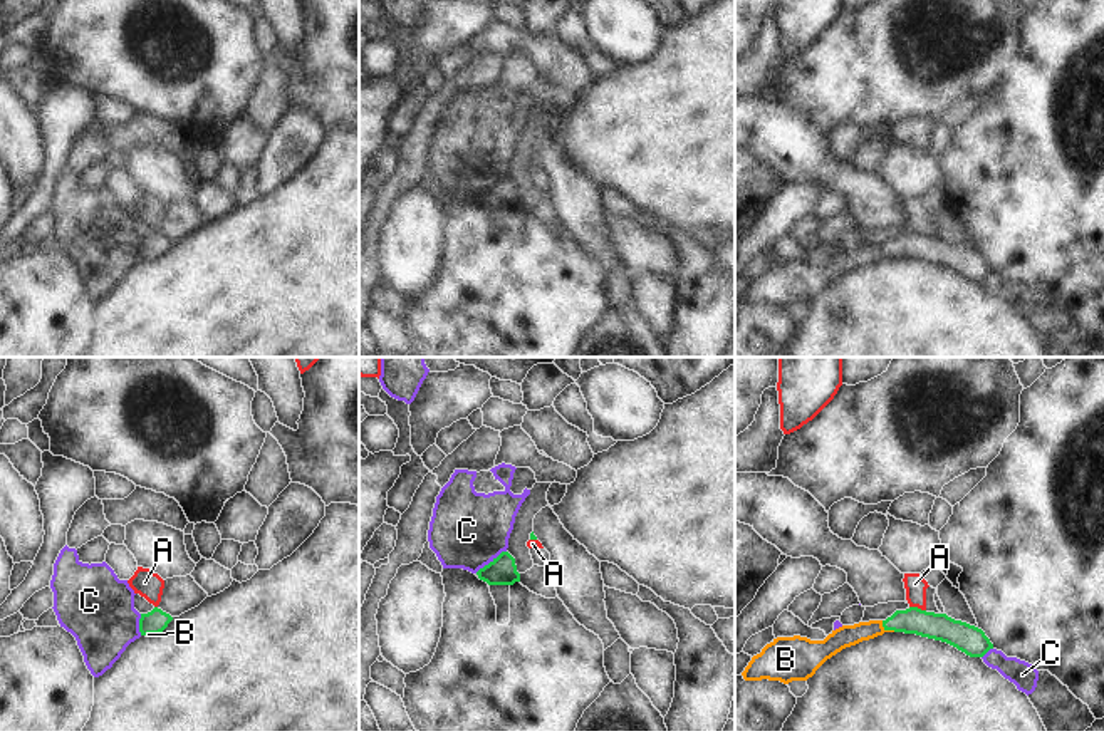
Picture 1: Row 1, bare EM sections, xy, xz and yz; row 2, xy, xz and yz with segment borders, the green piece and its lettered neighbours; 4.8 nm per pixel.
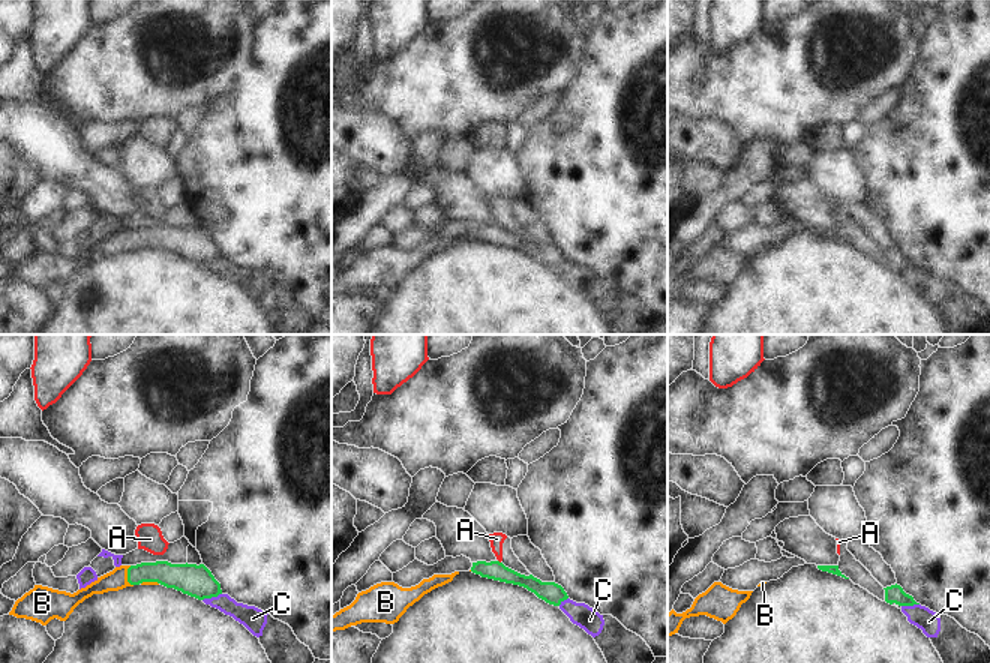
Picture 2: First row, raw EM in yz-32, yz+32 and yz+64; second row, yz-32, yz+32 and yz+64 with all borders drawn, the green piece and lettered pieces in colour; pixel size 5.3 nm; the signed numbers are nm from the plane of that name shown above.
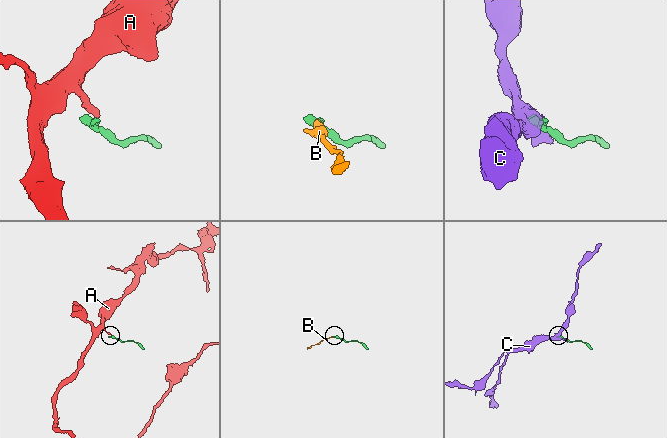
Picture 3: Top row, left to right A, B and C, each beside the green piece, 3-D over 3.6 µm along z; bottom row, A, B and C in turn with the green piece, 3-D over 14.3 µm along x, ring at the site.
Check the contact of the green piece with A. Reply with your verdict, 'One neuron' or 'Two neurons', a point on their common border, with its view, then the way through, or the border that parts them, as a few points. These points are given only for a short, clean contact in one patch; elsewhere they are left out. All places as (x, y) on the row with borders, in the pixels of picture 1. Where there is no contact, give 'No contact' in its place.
Two neurons. Touches green at yz (916, 607). Boundary: yz (910, 606), (925, 611)

